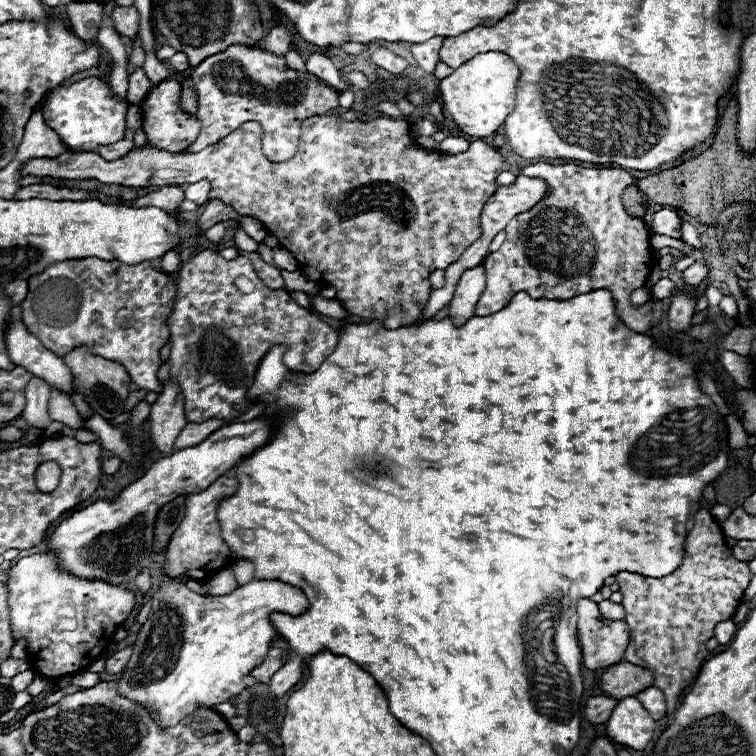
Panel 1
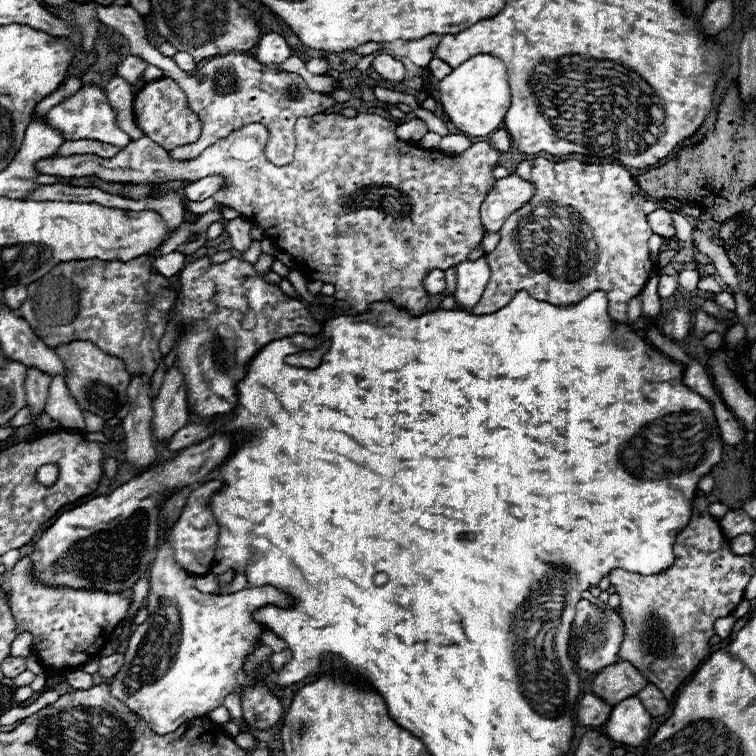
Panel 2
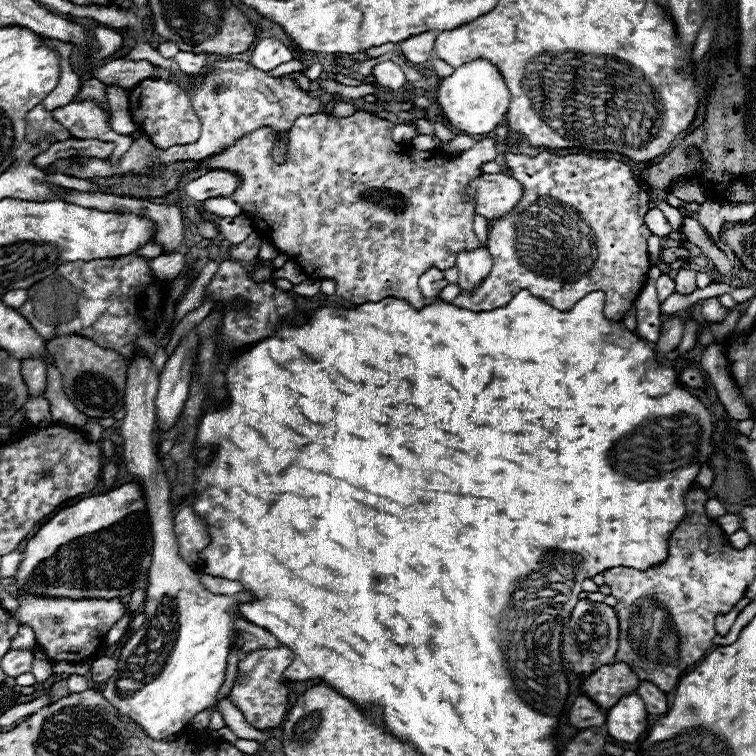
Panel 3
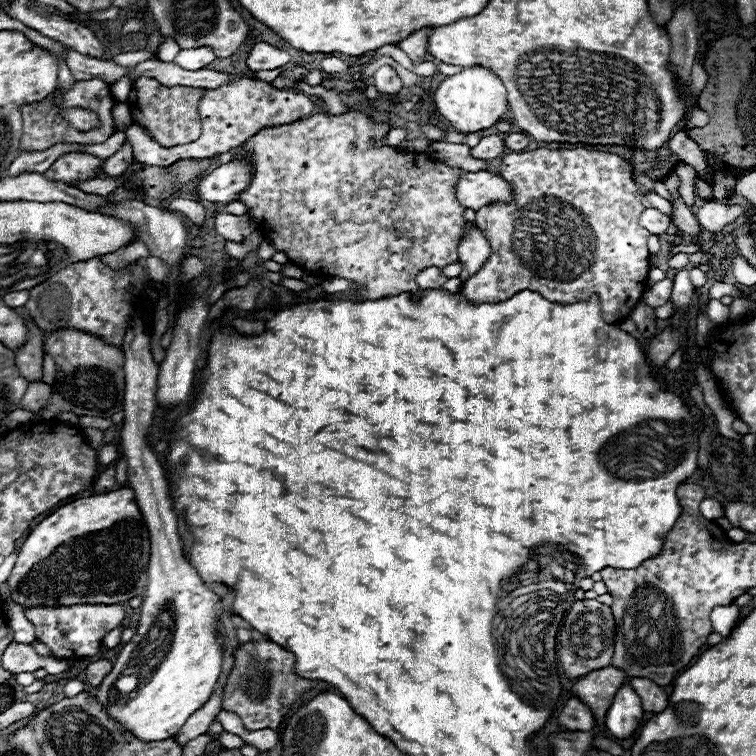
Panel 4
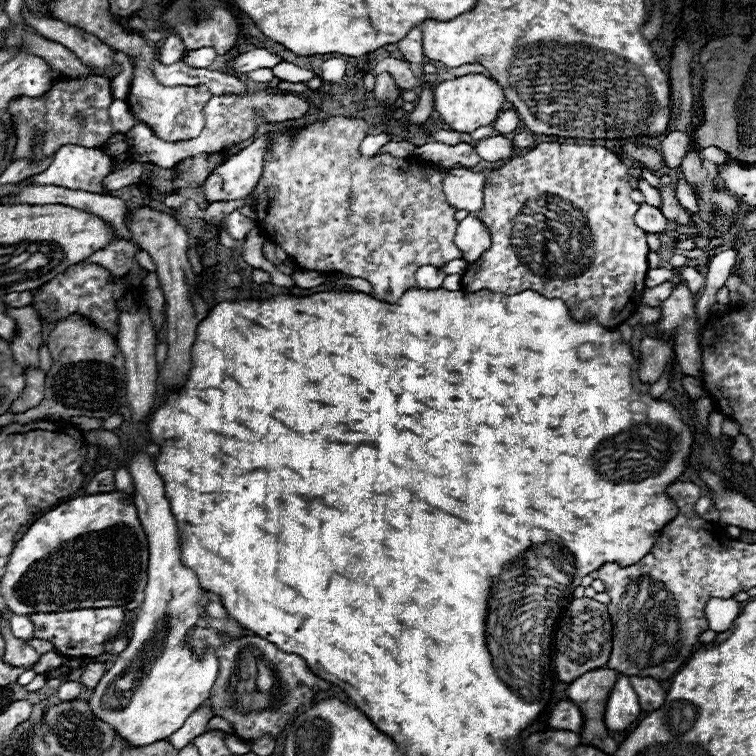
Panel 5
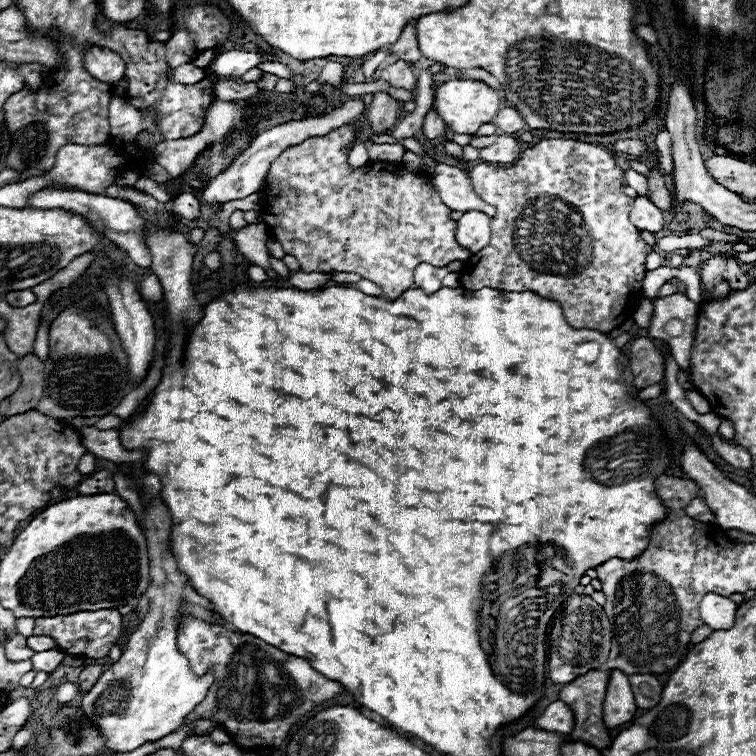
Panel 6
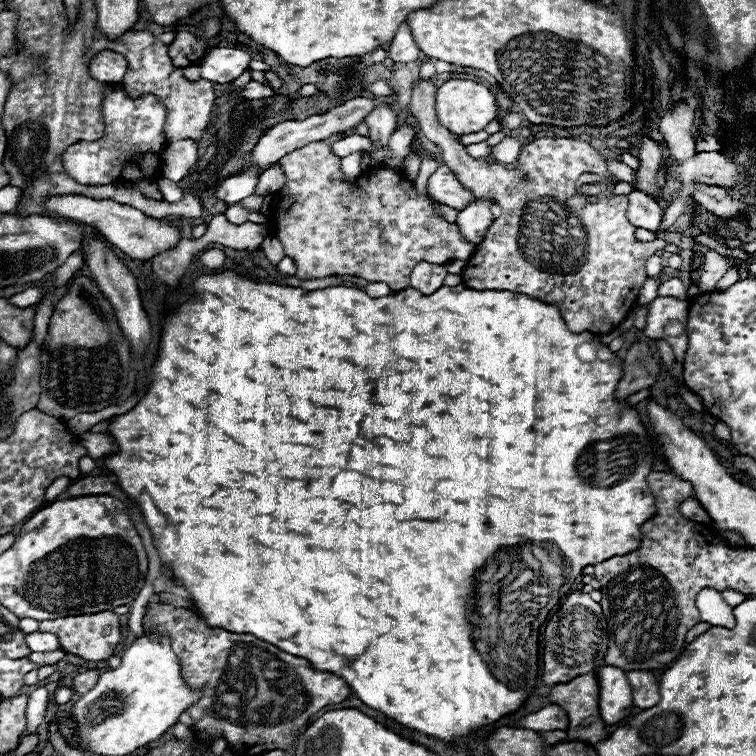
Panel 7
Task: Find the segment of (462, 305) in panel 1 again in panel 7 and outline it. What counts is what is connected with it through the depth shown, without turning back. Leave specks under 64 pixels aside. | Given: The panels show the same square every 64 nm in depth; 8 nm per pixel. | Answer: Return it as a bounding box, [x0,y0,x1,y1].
[456,198,494,246]

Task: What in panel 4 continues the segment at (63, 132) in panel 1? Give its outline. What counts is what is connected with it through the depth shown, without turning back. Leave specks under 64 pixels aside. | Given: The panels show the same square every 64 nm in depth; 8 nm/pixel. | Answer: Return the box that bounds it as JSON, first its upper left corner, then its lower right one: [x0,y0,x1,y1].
[64,108,132,176]

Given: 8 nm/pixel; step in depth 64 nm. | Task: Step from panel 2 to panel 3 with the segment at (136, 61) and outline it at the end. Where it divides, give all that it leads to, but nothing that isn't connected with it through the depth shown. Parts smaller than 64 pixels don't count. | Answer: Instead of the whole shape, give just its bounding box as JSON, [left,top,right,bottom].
[86,60,178,90]

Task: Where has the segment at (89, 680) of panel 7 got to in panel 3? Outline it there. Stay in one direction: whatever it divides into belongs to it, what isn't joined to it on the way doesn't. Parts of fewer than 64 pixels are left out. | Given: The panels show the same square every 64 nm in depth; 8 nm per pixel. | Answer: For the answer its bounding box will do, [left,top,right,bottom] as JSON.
[90,656,118,684]

